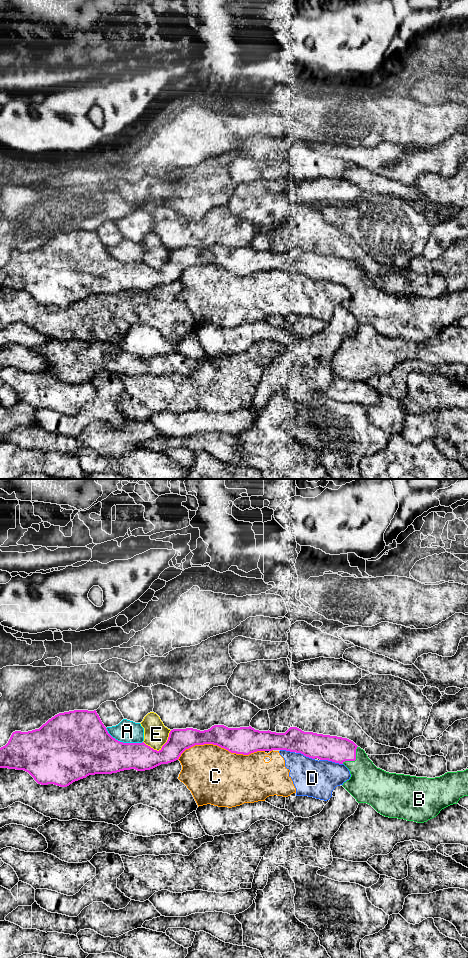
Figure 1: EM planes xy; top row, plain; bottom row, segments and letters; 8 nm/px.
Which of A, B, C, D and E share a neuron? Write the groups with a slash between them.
A / B / C D / E

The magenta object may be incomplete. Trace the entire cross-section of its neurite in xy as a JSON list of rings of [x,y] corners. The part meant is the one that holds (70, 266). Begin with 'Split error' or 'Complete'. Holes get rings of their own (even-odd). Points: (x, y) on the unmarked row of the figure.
Split error. [[[96,230],[59,233],[39,249],[13,252],[8,263],[0,268],[0,288],[24,290],[41,305],[67,307],[89,295],[112,294],[130,289],[150,290],[178,280],[186,269],[204,264],[217,265],[231,273],[243,275],[257,271],[286,270],[312,279],[344,284],[351,297],[342,306],[358,323],[367,323],[389,338],[424,343],[436,337],[442,329],[457,324],[462,317],[468,316],[468,289],[447,292],[435,298],[389,293],[377,288],[365,271],[347,258],[304,252],[297,247],[290,247],[285,253],[276,253],[255,250],[251,246],[228,248],[214,245],[204,251],[193,248],[173,249],[167,262],[157,271],[144,262],[123,263],[113,258]]]

